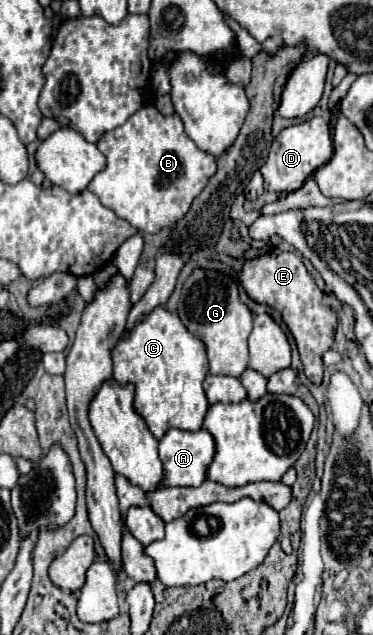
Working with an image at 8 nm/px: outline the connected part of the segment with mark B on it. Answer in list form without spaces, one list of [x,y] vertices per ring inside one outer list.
[[[151,104],[139,108],[125,124],[105,132],[97,148],[105,154],[107,164],[87,188],[103,206],[111,208],[141,234],[155,234],[177,224],[217,170],[215,156],[199,150],[191,142],[181,118],[177,114],[163,116]]]

